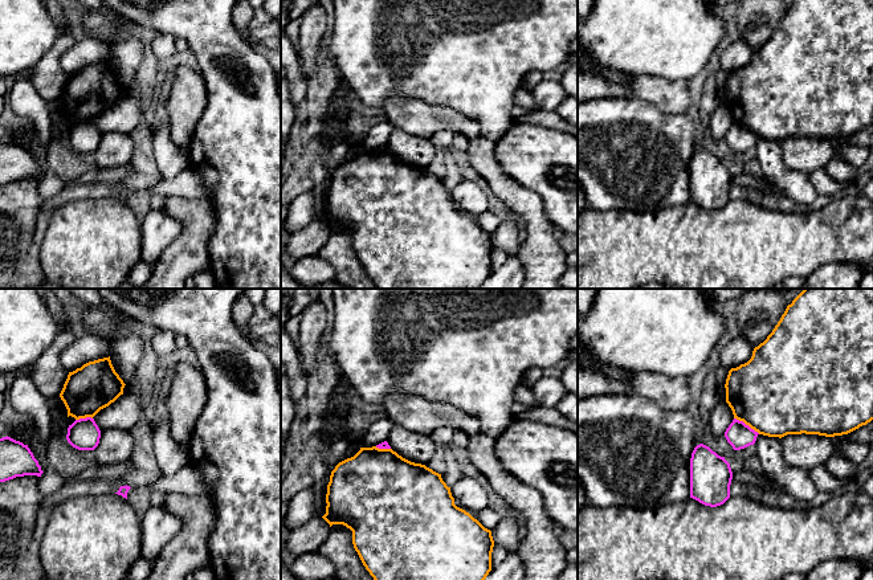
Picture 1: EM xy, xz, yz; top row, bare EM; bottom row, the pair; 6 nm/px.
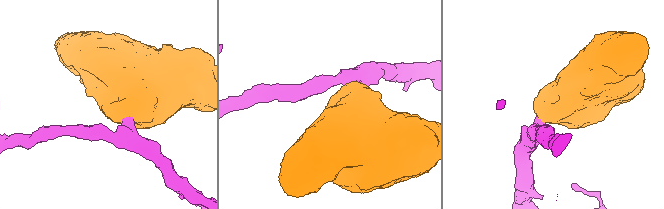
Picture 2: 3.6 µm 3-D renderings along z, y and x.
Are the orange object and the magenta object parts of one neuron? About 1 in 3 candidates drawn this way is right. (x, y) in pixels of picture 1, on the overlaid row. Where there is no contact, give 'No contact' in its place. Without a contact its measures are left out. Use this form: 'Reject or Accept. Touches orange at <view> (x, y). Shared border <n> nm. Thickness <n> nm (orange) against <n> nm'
Reject. Touches orange at yz (747, 424). Shared border 190 nm. Thickness 500 nm (orange) against 160 nm

